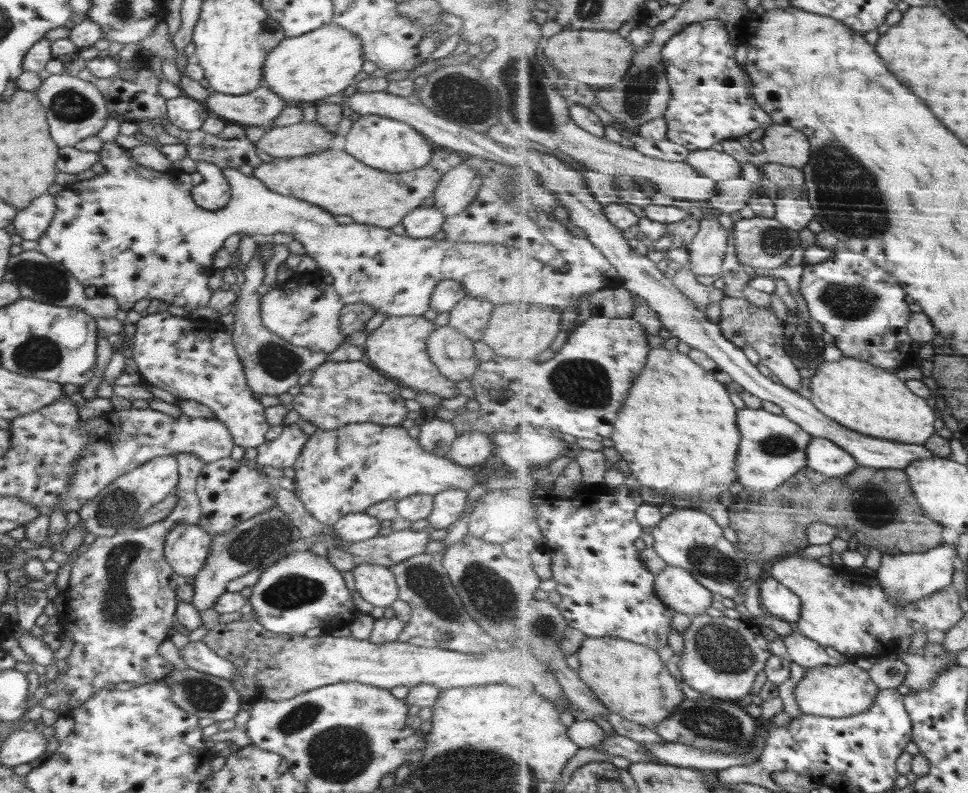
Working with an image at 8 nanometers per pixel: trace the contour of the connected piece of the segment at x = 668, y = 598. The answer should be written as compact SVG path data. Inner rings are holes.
M667 564L657 575L656 590L668 607L694 619L704 615L714 604L714 593L696 580L696 576L682 566Z

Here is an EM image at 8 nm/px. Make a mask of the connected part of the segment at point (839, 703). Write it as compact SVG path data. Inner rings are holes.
M856 663L830 664L805 670L804 677L794 690L803 713L813 716L849 718L869 712L877 704L883 689L872 679L869 670Z

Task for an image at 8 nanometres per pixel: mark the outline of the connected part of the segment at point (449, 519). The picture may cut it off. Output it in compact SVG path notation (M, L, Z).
M459 489L438 492L438 495L434 496L432 512L426 518L430 530L447 529L450 524L456 523L464 514L466 497L466 492Z

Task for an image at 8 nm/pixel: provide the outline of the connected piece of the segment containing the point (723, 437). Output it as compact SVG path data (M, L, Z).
M663 346L651 353L646 370L636 380L630 398L620 412L619 420L616 420L616 430L611 439L628 462L629 472L638 478L641 485L651 487L668 498L670 494L678 494L688 498L700 496L702 502L720 502L720 498L738 482L736 460L743 440L739 412L719 376L696 363L689 354Z

